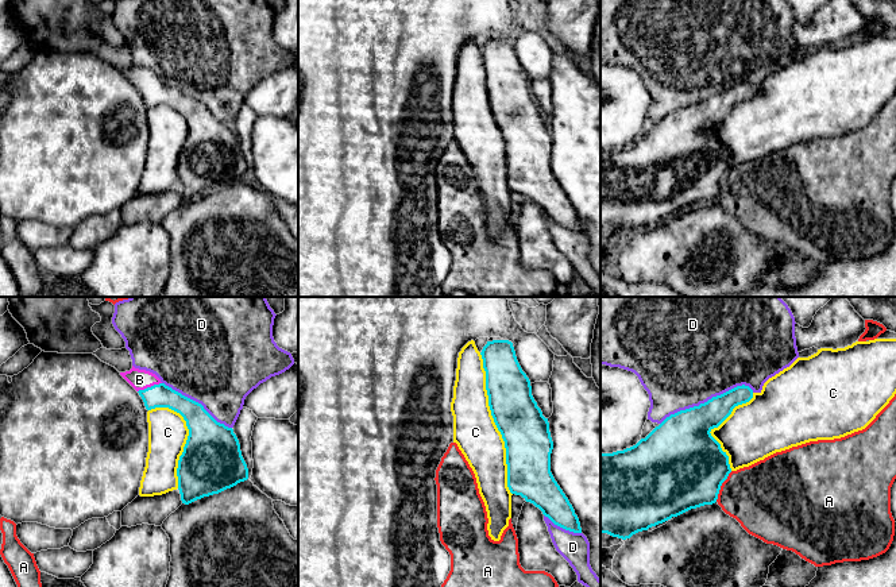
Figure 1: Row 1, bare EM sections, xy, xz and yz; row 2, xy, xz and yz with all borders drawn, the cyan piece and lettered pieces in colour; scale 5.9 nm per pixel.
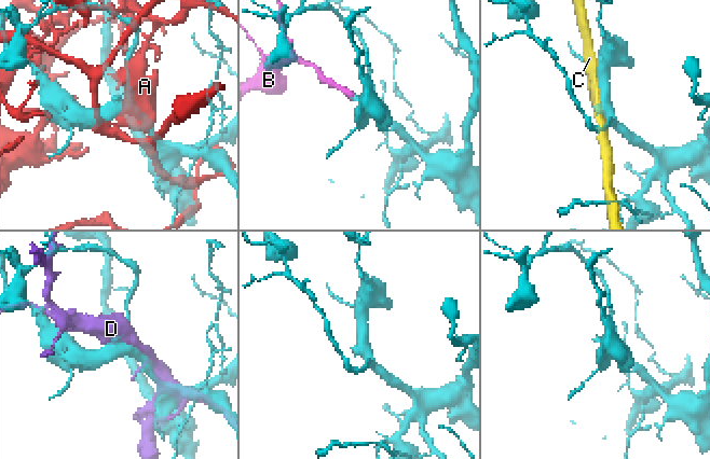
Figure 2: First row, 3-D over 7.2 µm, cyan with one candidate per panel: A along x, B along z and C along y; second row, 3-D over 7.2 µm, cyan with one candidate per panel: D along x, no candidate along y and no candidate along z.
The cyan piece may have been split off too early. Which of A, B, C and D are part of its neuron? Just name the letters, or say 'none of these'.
B

